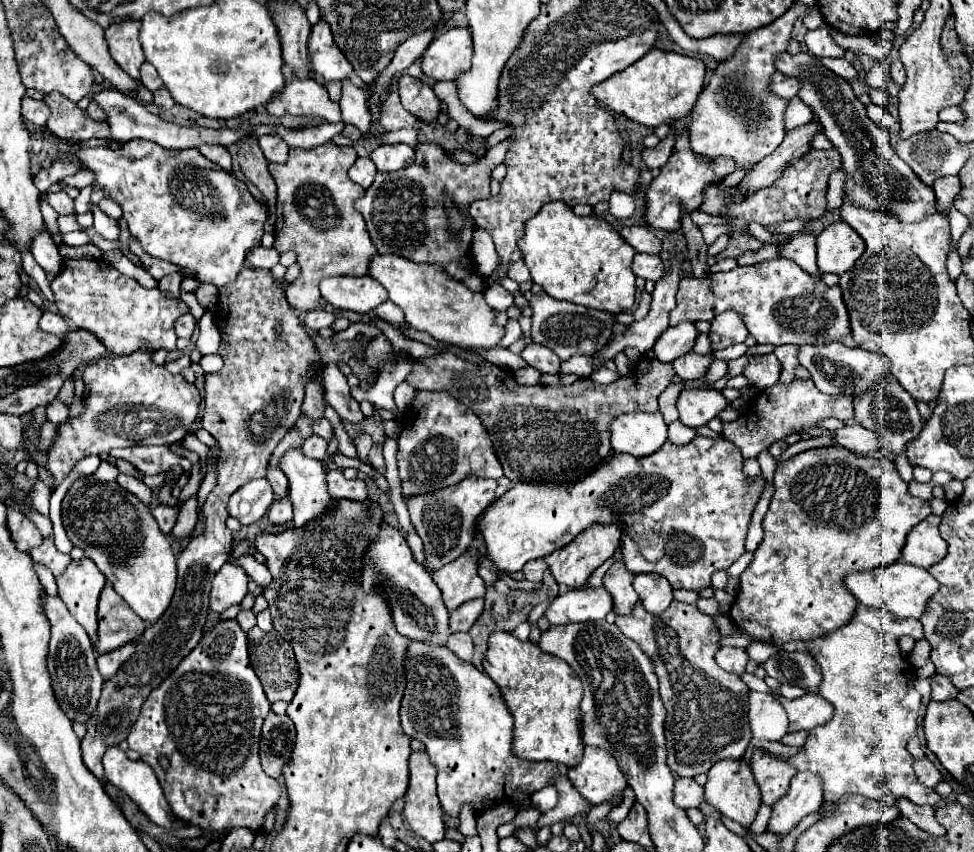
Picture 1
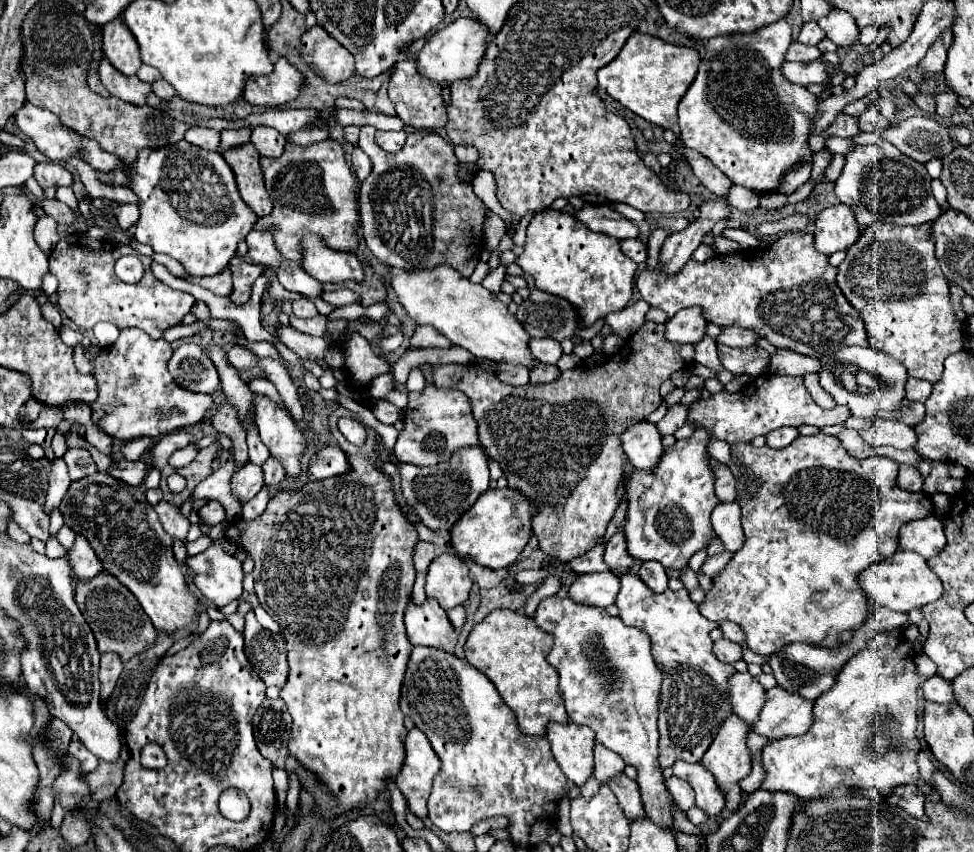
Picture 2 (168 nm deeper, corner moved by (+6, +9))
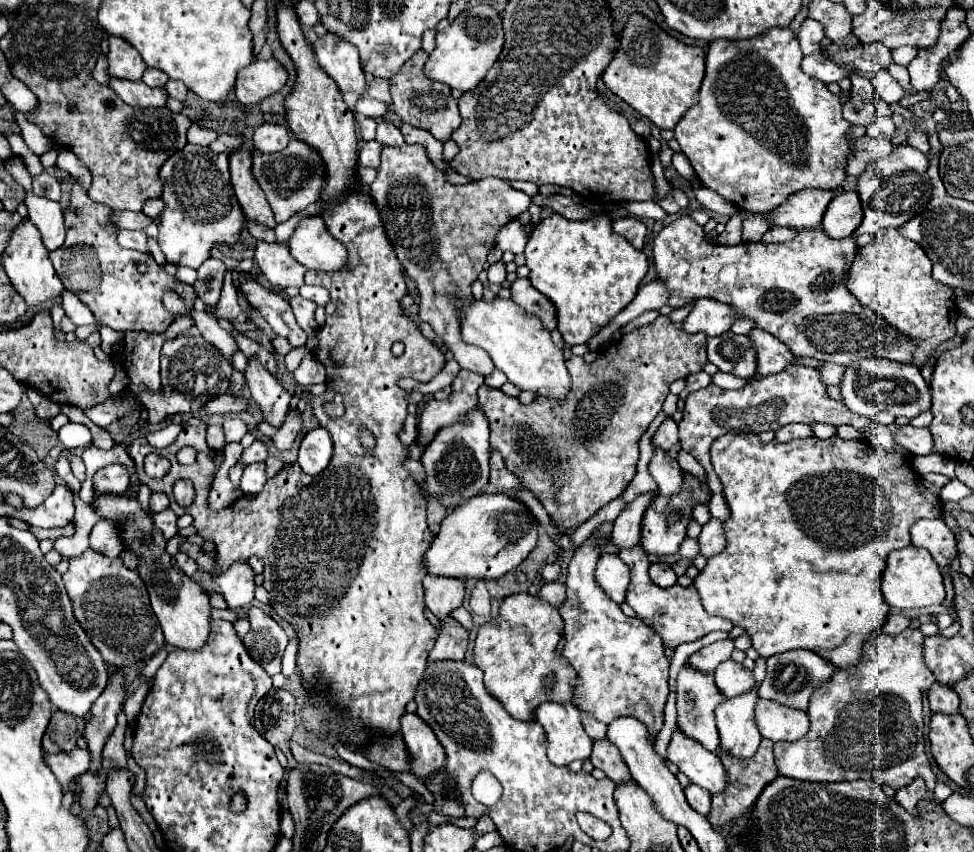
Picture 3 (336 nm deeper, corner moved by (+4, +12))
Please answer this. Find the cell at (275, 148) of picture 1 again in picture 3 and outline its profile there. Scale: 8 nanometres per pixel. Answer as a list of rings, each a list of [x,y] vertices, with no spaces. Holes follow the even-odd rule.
[[[261,124],[253,134],[253,142],[259,152],[265,152],[265,154],[279,152],[289,144],[289,132],[285,126]]]

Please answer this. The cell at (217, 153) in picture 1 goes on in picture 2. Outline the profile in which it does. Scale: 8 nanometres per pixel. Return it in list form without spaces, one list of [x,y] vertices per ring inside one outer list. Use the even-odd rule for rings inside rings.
[[[191,127],[185,133],[185,141],[189,141],[191,145],[197,145],[201,149],[217,149],[219,145],[219,133],[215,129],[207,129],[207,127]]]

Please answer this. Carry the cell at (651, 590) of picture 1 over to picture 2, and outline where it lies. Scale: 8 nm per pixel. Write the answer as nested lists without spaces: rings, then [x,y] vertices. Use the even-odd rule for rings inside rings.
[[[657,561],[643,563],[639,569],[639,577],[655,593],[663,593],[667,589],[667,573],[665,573],[663,565],[659,565]]]

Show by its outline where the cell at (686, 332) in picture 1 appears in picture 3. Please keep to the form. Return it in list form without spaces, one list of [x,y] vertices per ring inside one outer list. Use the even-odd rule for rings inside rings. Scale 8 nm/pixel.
[[[701,298],[701,302],[695,302],[689,316],[683,320],[683,330],[687,334],[703,332],[705,336],[719,336],[727,332],[733,322],[733,310],[729,310],[729,306],[713,302],[711,298]]]

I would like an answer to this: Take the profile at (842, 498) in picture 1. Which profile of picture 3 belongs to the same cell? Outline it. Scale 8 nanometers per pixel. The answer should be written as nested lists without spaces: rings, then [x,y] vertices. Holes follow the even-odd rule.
[[[749,432],[725,434],[713,442],[711,462],[723,484],[723,496],[731,508],[731,516],[727,522],[723,522],[723,530],[727,536],[727,548],[719,556],[709,558],[705,570],[701,570],[699,576],[693,580],[693,586],[697,588],[697,592],[701,596],[705,612],[711,616],[729,618],[735,626],[743,626],[753,642],[753,648],[763,658],[769,658],[773,654],[781,654],[787,650],[795,650],[795,648],[807,648],[807,650],[817,652],[819,656],[827,658],[837,668],[847,668],[847,666],[857,664],[861,658],[863,642],[867,638],[871,638],[873,632],[879,630],[879,626],[883,624],[883,620],[889,614],[889,604],[885,602],[881,588],[879,588],[879,576],[885,568],[885,560],[891,550],[899,550],[899,548],[905,548],[911,544],[909,528],[913,522],[917,522],[921,518],[939,518],[941,516],[943,508],[941,508],[939,496],[933,494],[931,490],[927,492],[925,486],[921,490],[917,474],[911,470],[911,466],[907,464],[907,460],[901,454],[887,454],[885,450],[881,450],[869,442],[843,440],[839,436],[833,436],[827,440],[811,436],[811,438],[803,438],[803,440],[791,440],[785,444],[775,442],[775,440],[769,444],[763,444],[757,434],[749,434]]]

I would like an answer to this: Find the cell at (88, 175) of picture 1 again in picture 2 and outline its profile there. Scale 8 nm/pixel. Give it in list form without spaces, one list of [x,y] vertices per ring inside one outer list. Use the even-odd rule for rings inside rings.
[[[51,161],[37,163],[33,177],[39,181],[39,185],[43,189],[51,187],[51,185],[55,185],[55,187],[59,187],[59,185],[71,187],[73,185],[73,175],[63,165],[57,165],[57,163],[51,163]]]

